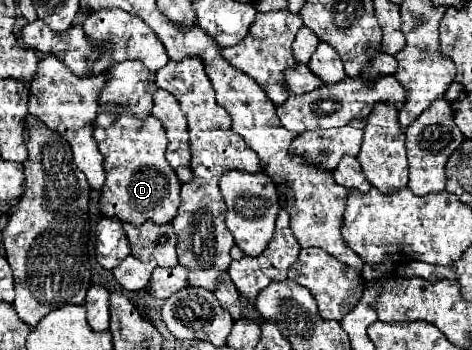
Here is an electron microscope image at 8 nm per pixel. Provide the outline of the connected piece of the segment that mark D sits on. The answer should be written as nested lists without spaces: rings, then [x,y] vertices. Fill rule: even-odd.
[[[100,113],[98,123],[100,125],[94,125],[94,139],[98,143],[100,153],[104,155],[104,171],[106,171],[106,181],[100,189],[102,213],[106,217],[118,217],[120,221],[126,221],[134,227],[146,221],[152,221],[156,225],[170,223],[180,207],[180,181],[164,157],[168,141],[160,121],[152,115],[140,121],[136,117],[128,117],[126,113]]]

